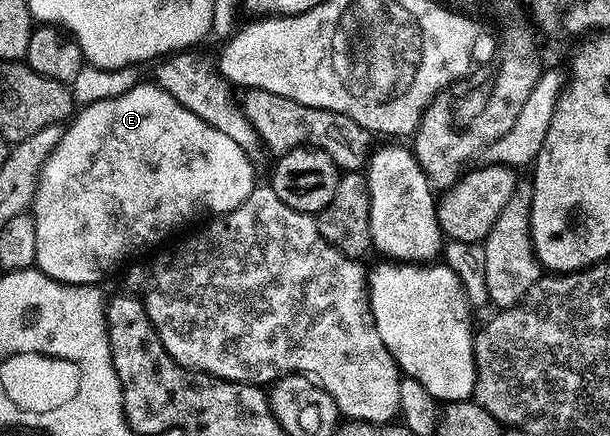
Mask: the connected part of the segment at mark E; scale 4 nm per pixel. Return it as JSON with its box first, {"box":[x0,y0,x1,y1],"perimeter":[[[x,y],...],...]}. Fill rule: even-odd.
{"box":[30,81,258,284],"perimeter":[[[141,81],[134,89],[122,93],[122,97],[110,97],[106,101],[94,101],[81,106],[73,114],[70,122],[64,127],[64,135],[58,141],[58,145],[46,157],[40,166],[40,174],[36,176],[36,185],[32,192],[32,203],[30,214],[33,218],[34,241],[38,241],[36,250],[36,267],[42,273],[46,273],[52,279],[57,279],[59,283],[90,283],[99,284],[103,275],[108,275],[123,259],[131,257],[135,251],[140,251],[143,247],[152,247],[155,243],[160,243],[171,231],[179,229],[183,223],[188,223],[191,219],[196,219],[199,215],[223,217],[228,211],[238,209],[246,197],[258,186],[256,171],[252,168],[252,163],[248,160],[248,155],[244,152],[243,142],[240,139],[230,137],[214,125],[202,121],[190,109],[186,109],[170,93],[166,93],[155,82]]]}

